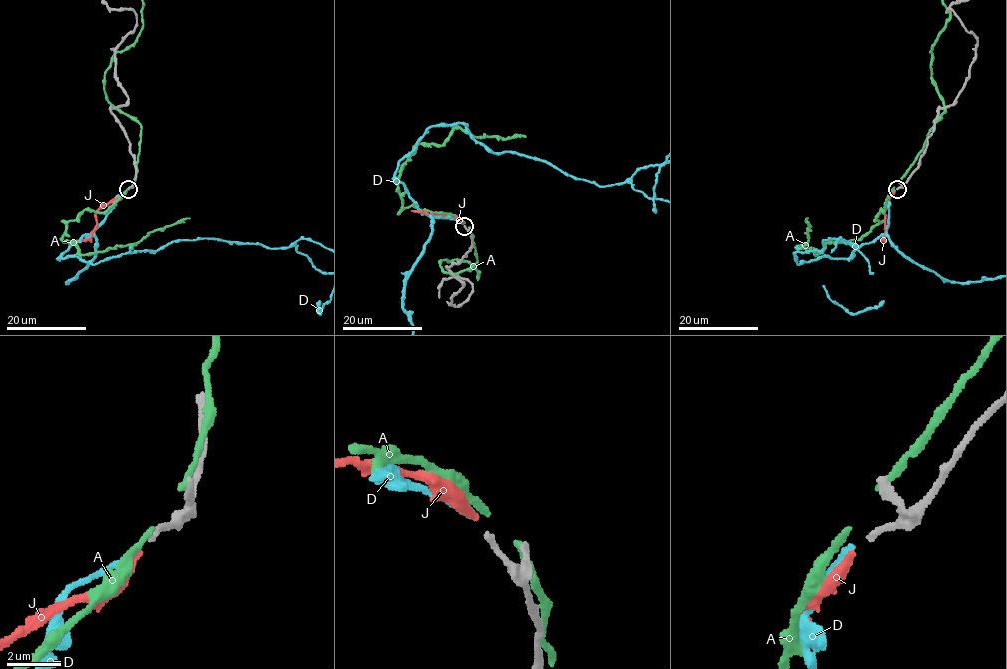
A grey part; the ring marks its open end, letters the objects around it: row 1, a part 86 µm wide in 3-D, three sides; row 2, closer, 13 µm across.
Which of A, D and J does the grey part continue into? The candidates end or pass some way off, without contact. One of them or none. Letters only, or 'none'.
J

